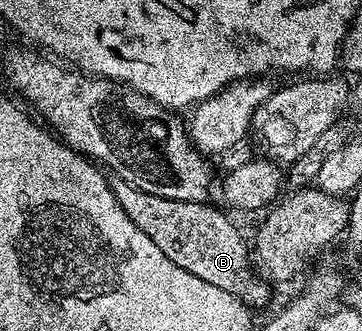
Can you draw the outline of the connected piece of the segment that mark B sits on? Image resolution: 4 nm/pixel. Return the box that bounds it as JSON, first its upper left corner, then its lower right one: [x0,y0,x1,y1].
[110,178,272,310]

